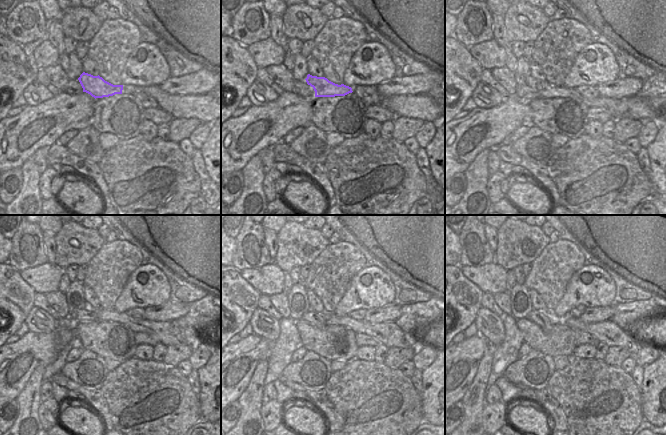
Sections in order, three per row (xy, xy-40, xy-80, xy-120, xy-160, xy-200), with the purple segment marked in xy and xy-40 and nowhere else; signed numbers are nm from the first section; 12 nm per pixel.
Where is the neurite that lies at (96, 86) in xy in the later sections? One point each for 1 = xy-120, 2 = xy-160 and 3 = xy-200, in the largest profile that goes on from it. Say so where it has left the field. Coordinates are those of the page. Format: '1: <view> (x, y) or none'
1: xy-120 (168, 333)
2: xy-160 (389, 334)
3: xy-200 (608, 332)

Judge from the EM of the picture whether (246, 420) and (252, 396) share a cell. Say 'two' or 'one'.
one

